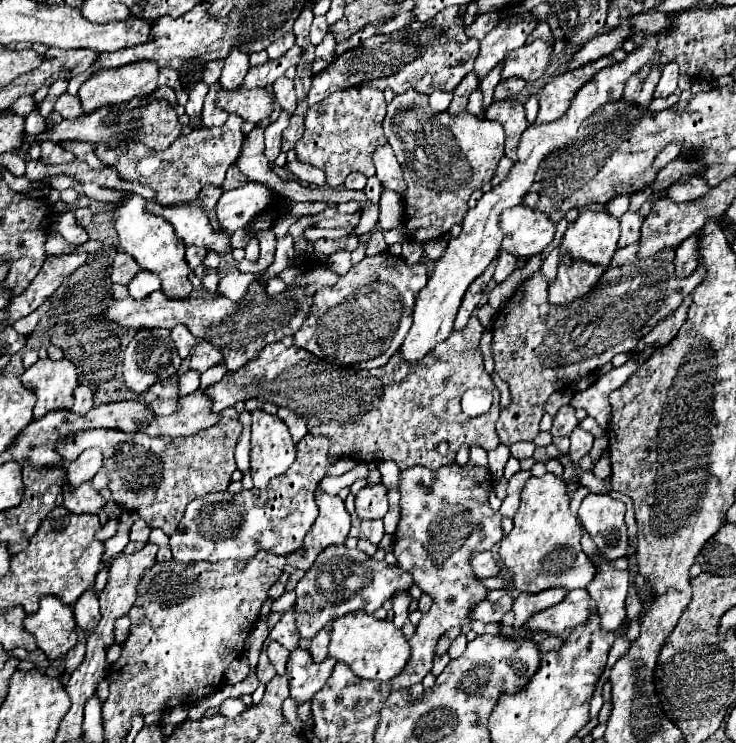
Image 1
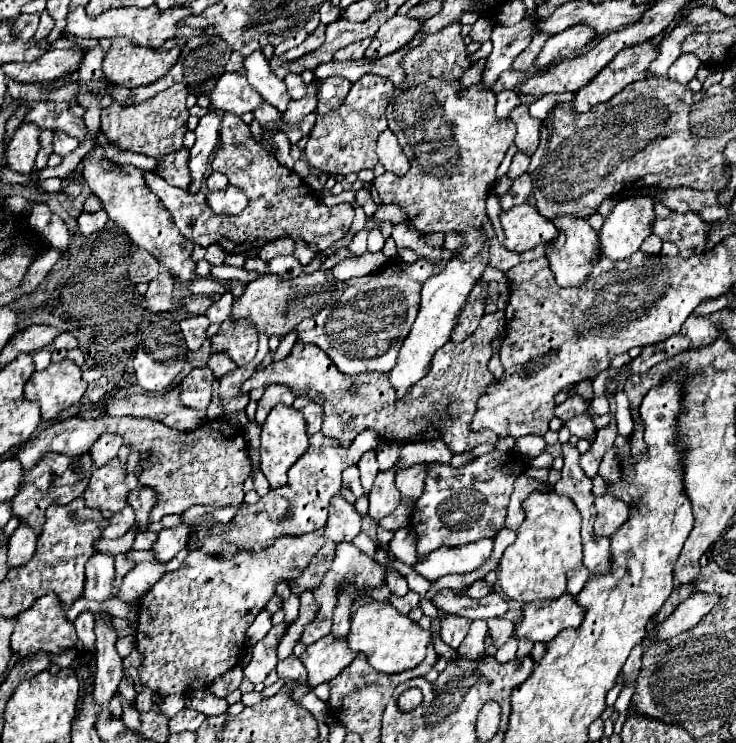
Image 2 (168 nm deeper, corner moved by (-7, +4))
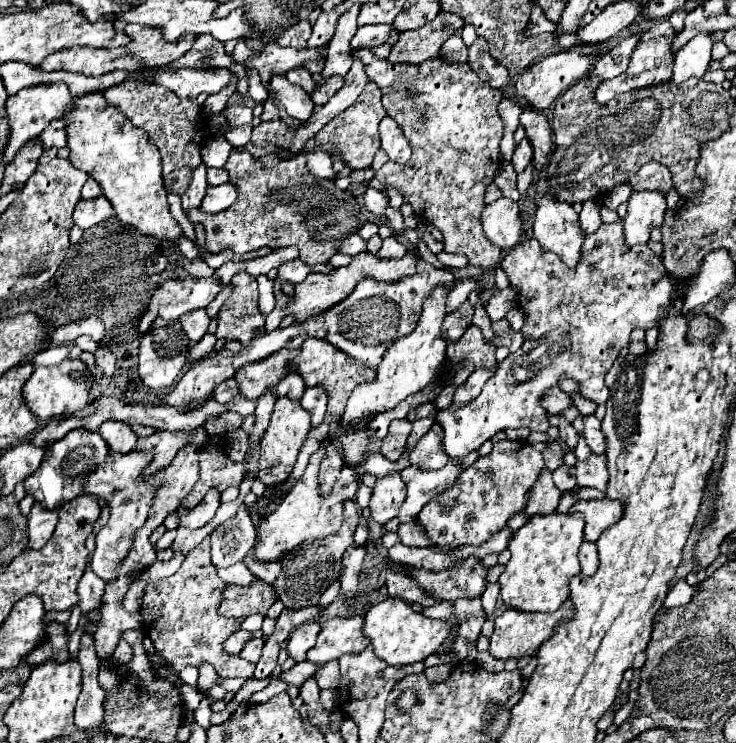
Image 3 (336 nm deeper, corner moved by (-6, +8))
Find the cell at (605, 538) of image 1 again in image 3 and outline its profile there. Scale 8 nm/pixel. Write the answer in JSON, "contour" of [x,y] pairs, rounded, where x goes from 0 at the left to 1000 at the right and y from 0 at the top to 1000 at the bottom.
{"contour":[[[819,670],[819,673],[787,673],[776,681],[773,692],[792,692],[795,694],[795,727],[811,729],[819,713],[838,705],[844,700],[846,681],[844,676]]]}

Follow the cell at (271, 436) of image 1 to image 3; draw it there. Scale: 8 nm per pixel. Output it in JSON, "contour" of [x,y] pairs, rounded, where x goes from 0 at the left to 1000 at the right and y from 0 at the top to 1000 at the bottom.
{"contour":[[[376,536],[374,552],[368,560],[368,571],[355,592],[355,606],[352,606],[352,624],[349,624],[349,643],[360,651],[379,651],[387,649],[398,633],[398,624],[404,619],[404,611],[417,590],[417,581],[423,579],[423,560],[409,549],[406,538],[395,536]]]}

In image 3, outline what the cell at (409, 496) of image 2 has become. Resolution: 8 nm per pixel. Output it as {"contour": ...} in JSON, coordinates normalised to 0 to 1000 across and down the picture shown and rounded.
{"contour":[[[591,568],[586,579],[567,595],[567,600],[558,608],[558,624],[575,630],[575,633],[594,633],[596,627],[607,624],[607,614],[599,606],[602,592],[602,573]]]}

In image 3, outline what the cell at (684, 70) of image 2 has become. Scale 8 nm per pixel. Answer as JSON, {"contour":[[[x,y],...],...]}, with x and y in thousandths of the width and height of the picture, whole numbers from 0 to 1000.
{"contour":[[[952,43],[944,51],[939,51],[917,75],[917,89],[914,89],[914,110],[925,113],[936,105],[952,105],[966,81],[966,43]]]}

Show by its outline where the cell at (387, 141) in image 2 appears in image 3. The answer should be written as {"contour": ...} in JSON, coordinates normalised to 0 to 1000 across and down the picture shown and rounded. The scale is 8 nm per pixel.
{"contour":[[[523,156],[515,167],[518,178],[518,199],[526,205],[531,218],[553,218],[558,210],[558,194],[548,183],[548,175],[539,170],[539,164],[529,156]]]}

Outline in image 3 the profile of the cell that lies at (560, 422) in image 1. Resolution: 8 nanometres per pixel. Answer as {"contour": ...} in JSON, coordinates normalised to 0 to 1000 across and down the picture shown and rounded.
{"contour":[[[795,560],[795,579],[792,579],[792,590],[798,592],[798,600],[803,603],[806,611],[822,611],[825,600],[822,600],[822,584],[817,579],[817,568],[808,560]]]}

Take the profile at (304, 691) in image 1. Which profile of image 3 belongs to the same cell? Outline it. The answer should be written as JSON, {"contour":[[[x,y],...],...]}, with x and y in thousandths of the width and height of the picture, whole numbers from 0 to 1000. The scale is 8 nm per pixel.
{"contour":[[[455,829],[436,840],[431,867],[417,878],[420,891],[450,891],[461,888],[466,880],[493,878],[504,861],[493,853],[493,829]]]}

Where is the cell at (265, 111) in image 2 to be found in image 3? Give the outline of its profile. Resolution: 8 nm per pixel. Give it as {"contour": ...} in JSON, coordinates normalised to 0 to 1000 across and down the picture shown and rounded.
{"contour":[[[333,92],[333,97],[336,97],[336,108],[338,108],[338,129],[341,129],[344,135],[349,135],[349,137],[360,137],[360,135],[365,132],[365,127],[363,127],[363,121],[357,118],[349,94],[346,94],[346,92]]]}

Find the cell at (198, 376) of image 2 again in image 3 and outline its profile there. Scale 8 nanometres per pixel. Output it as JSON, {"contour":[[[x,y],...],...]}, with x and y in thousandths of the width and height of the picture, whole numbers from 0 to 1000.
{"contour":[[[314,509],[308,514],[300,514],[295,522],[292,522],[292,538],[295,541],[311,541],[314,536],[319,536],[325,530],[325,517]]]}

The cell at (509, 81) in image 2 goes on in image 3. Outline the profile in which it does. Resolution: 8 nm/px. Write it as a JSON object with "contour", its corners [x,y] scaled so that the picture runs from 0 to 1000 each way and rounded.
{"contour":[[[648,51],[637,62],[637,81],[635,81],[635,86],[667,118],[683,118],[692,110],[689,92],[686,89],[678,89],[678,83],[673,83],[667,78],[664,62],[662,62],[662,54],[659,51]]]}

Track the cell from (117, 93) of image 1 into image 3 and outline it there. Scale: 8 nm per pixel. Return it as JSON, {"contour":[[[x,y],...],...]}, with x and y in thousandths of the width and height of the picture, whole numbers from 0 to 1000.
{"contour":[[[173,32],[170,46],[178,51],[173,59],[173,67],[183,73],[186,78],[194,78],[202,89],[230,89],[240,78],[246,78],[254,67],[260,67],[265,57],[265,46],[251,48],[240,57],[227,57],[221,54],[221,46],[216,38],[194,35],[194,32]]]}

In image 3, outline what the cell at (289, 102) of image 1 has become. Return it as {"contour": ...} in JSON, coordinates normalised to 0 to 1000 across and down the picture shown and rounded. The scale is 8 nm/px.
{"contour":[[[406,89],[406,92],[401,92],[401,94],[393,94],[387,102],[390,102],[390,108],[393,108],[393,110],[401,110],[401,113],[412,116],[420,127],[423,127],[423,124],[425,124],[425,118],[428,118],[428,108],[425,108],[425,102],[423,102],[414,92],[409,92],[409,89]]]}

